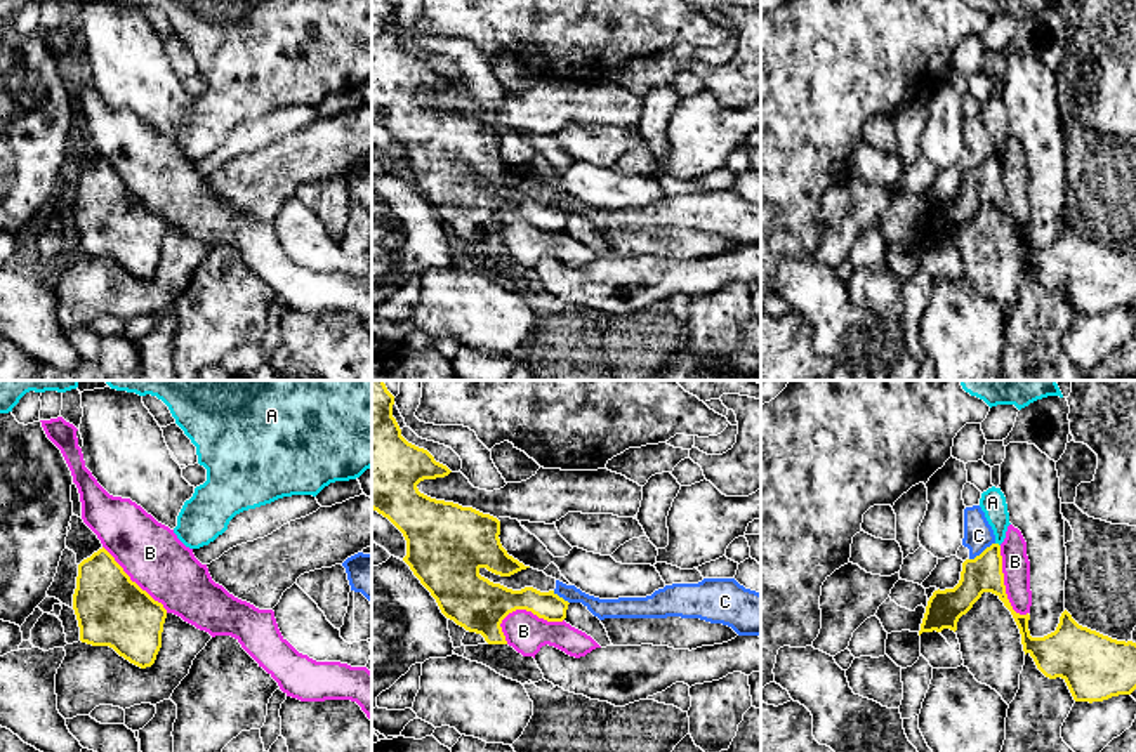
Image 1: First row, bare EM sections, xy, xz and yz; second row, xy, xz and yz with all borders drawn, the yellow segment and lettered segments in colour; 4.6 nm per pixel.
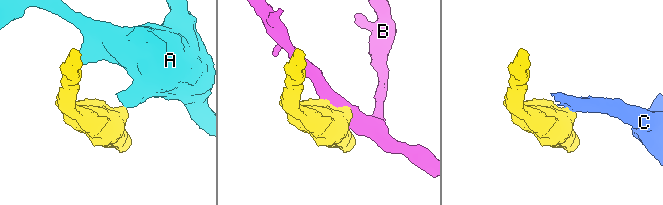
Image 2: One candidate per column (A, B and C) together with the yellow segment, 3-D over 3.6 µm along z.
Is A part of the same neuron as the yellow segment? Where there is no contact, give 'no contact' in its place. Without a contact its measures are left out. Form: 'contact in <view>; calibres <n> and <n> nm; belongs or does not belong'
contact in yz; calibres 170 and 120 nm; does not belong

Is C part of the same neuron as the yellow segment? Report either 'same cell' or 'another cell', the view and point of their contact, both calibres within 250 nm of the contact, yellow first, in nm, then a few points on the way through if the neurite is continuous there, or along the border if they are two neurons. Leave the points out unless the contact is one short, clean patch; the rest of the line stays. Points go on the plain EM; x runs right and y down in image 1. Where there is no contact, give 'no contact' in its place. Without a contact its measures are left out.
another cell | yz (984, 162) | 170/140 nm | along yz (994, 153), (970, 171)

